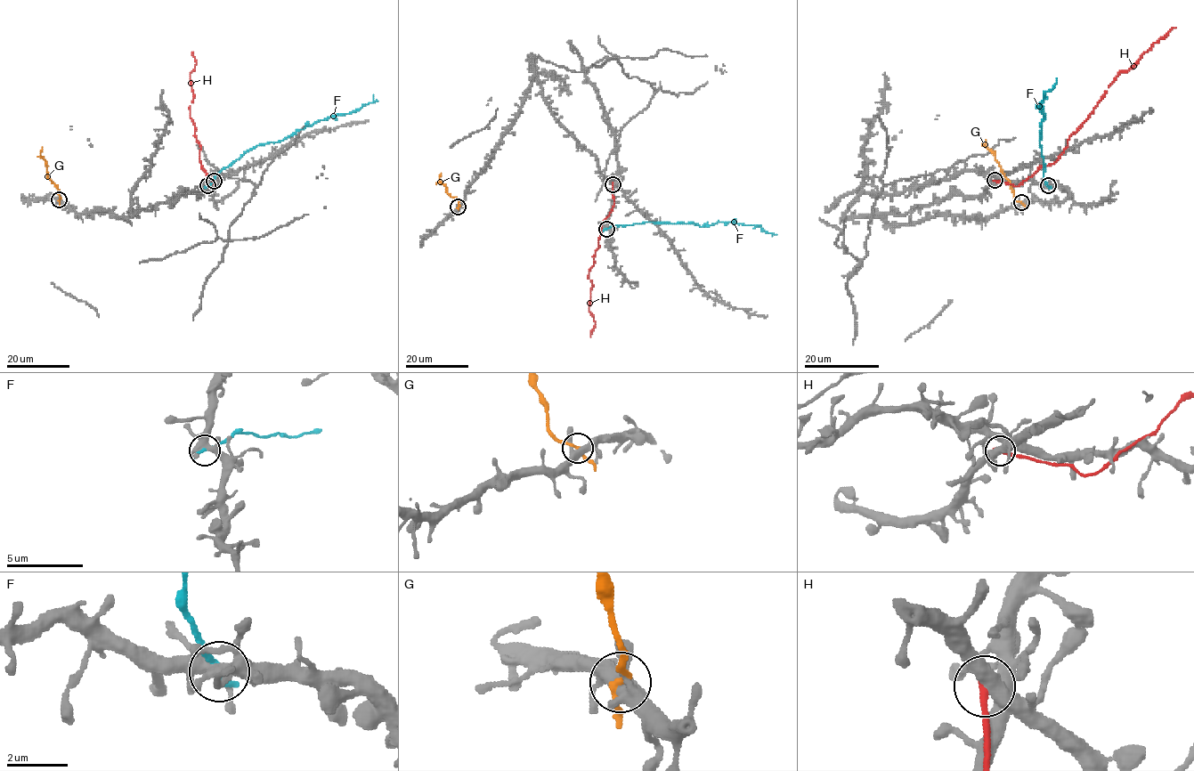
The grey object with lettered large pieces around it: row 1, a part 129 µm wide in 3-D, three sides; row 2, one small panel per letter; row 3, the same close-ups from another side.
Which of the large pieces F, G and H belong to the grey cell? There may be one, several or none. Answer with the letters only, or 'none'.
none

